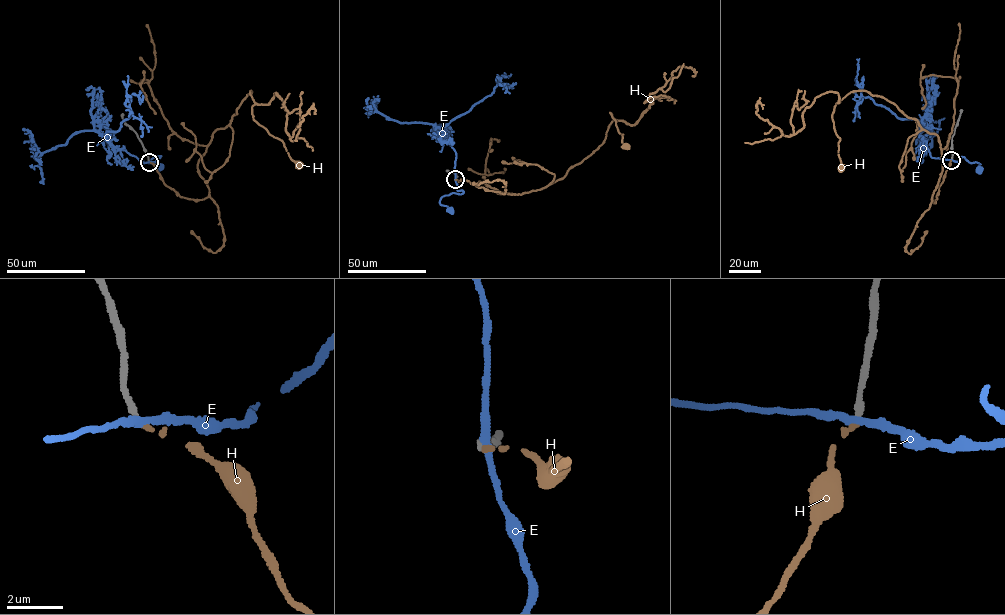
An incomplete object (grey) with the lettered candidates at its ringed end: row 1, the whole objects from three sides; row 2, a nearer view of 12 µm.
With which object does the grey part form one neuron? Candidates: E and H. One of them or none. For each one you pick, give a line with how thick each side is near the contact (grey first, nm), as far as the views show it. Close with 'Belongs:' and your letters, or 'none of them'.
H: Thickness 200 nm (grey) against 140 nm
Belongs: H

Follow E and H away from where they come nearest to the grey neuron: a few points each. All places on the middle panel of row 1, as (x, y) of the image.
E: (455, 179), (457, 190), (463, 192), (445, 195), (440, 200), (450, 211)
H: (455, 179), (500, 193), (541, 189), (561, 179), (602, 144), (615, 119), (609, 113), (626, 146)

